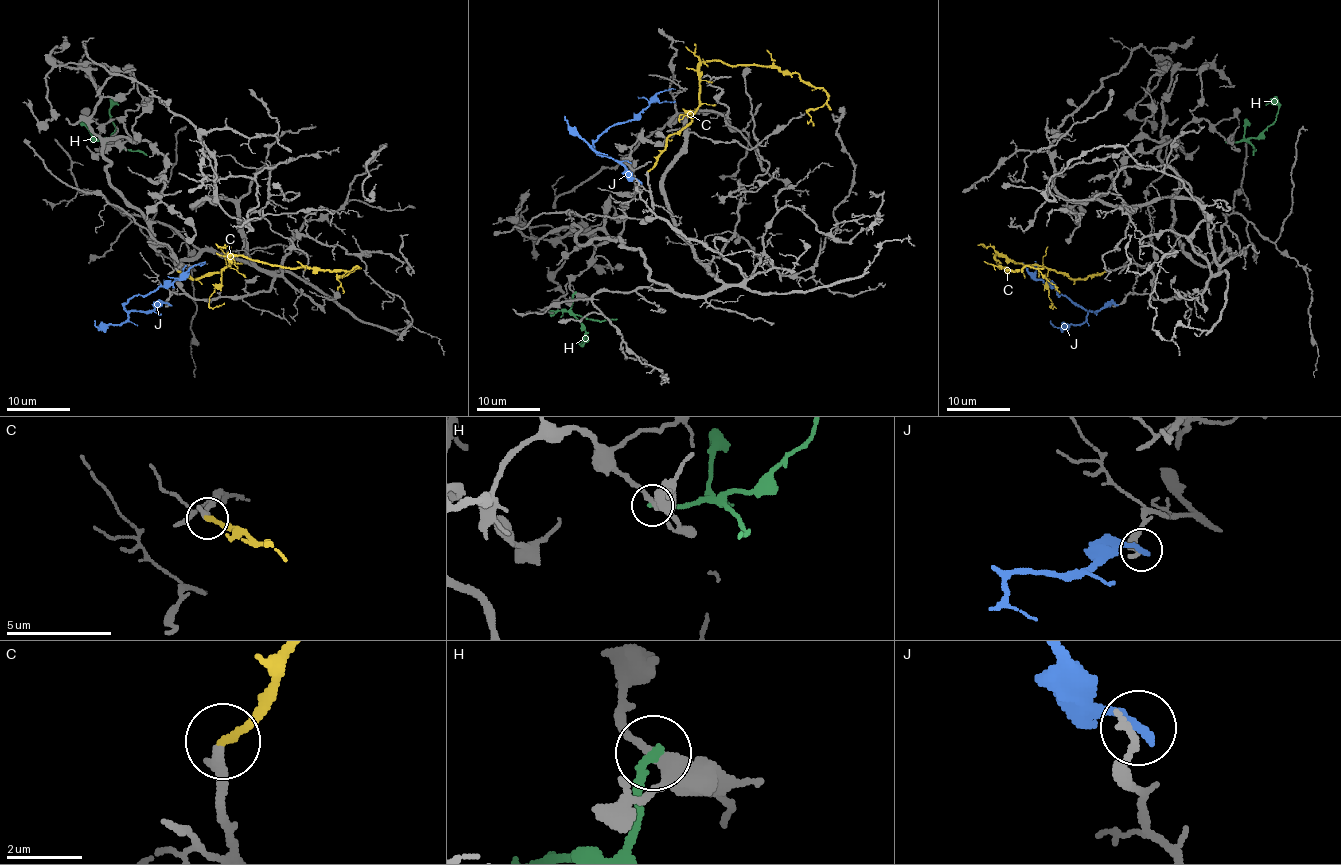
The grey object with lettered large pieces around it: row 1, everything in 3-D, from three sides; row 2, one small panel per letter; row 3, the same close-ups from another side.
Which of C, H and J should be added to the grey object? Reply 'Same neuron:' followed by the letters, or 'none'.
Same neuron: C

